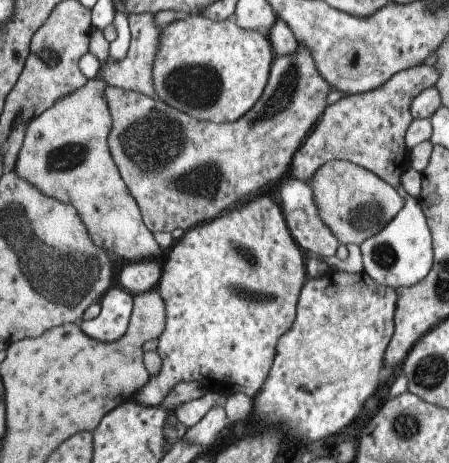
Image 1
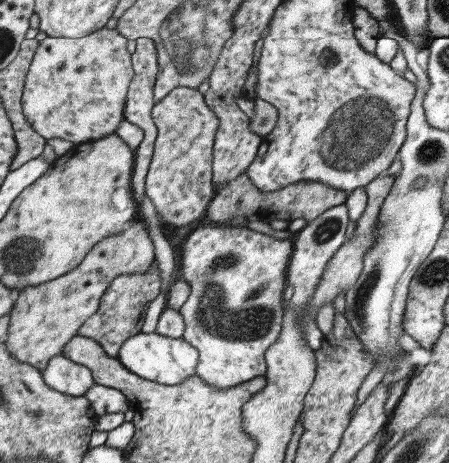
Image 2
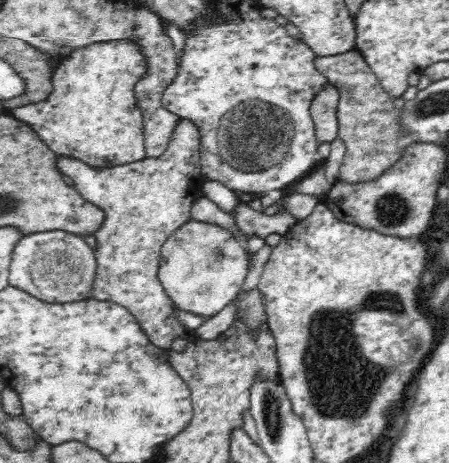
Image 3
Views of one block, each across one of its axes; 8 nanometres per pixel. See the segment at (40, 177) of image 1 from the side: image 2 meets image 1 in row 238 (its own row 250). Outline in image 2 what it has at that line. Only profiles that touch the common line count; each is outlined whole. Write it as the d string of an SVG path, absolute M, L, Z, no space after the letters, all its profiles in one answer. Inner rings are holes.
M131 222L123 232L97 242L75 270L51 282L19 290L17 302L7 318L7 330L3 336L5 350L19 362L31 364L35 370L43 372L47 362L55 356L61 356L63 346L77 336L77 330L83 326L83 322L97 312L99 300L113 278L151 270L155 264L153 250L155 248L147 236L145 222Z

